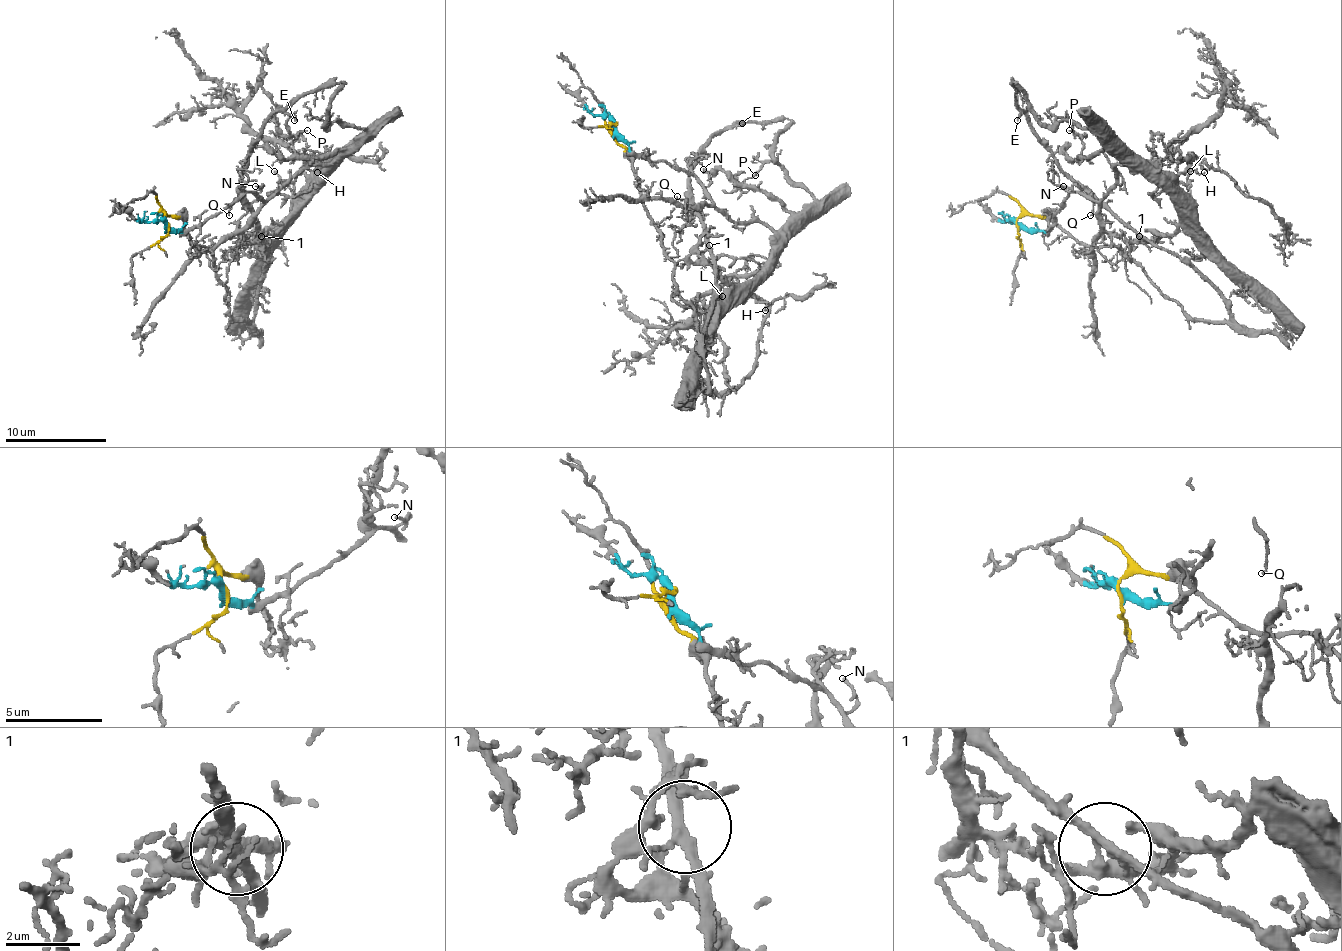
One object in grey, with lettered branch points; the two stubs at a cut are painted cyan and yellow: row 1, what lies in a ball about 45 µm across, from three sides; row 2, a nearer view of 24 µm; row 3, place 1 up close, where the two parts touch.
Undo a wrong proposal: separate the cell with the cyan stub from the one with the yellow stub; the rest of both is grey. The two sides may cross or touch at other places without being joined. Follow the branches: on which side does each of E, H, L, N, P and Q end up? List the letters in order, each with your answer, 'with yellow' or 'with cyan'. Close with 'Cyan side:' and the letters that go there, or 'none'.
E: with yellow
H: with cyan
L: with cyan
N: with cyan
P: with cyan
Q: with yellow
Cyan side: H, L, N, P

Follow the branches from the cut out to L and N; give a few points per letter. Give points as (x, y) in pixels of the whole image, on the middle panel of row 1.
L: (614, 122), (632, 153), (667, 160), (733, 221), (758, 221), (773, 234), (771, 266), (743, 294), (723, 297)
N: (614, 122), (632, 153), (642, 153), (652, 160), (667, 160), (685, 168), (705, 186), (710, 176), (702, 168)

